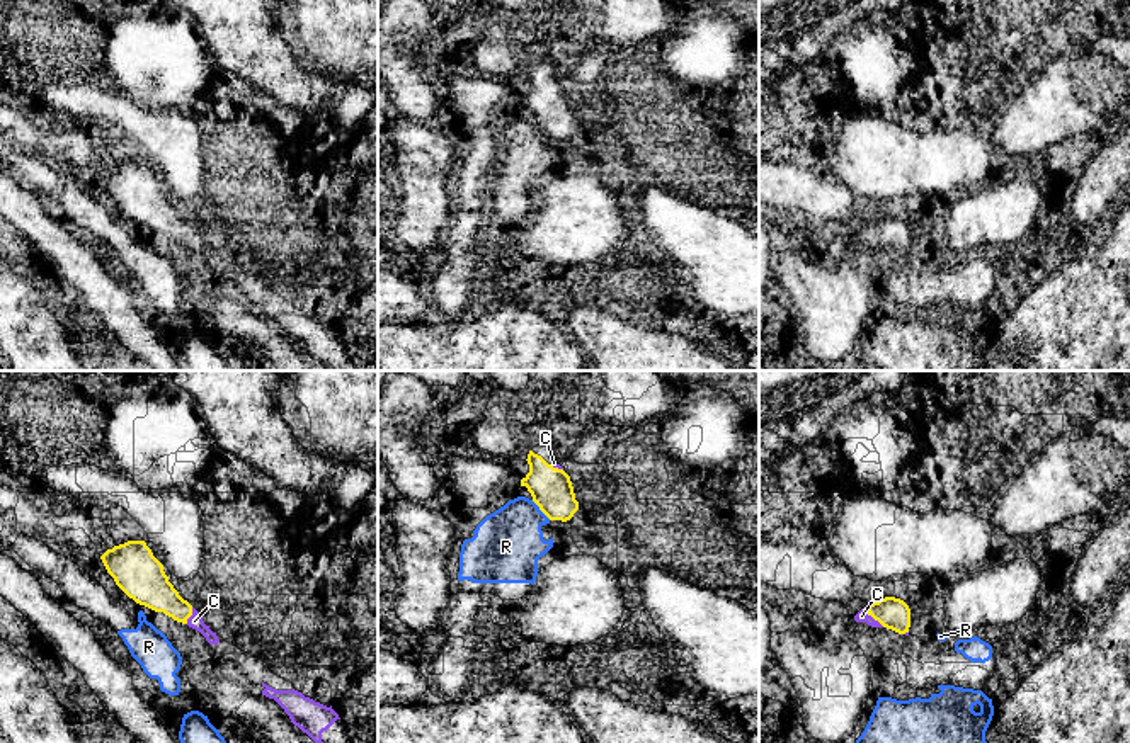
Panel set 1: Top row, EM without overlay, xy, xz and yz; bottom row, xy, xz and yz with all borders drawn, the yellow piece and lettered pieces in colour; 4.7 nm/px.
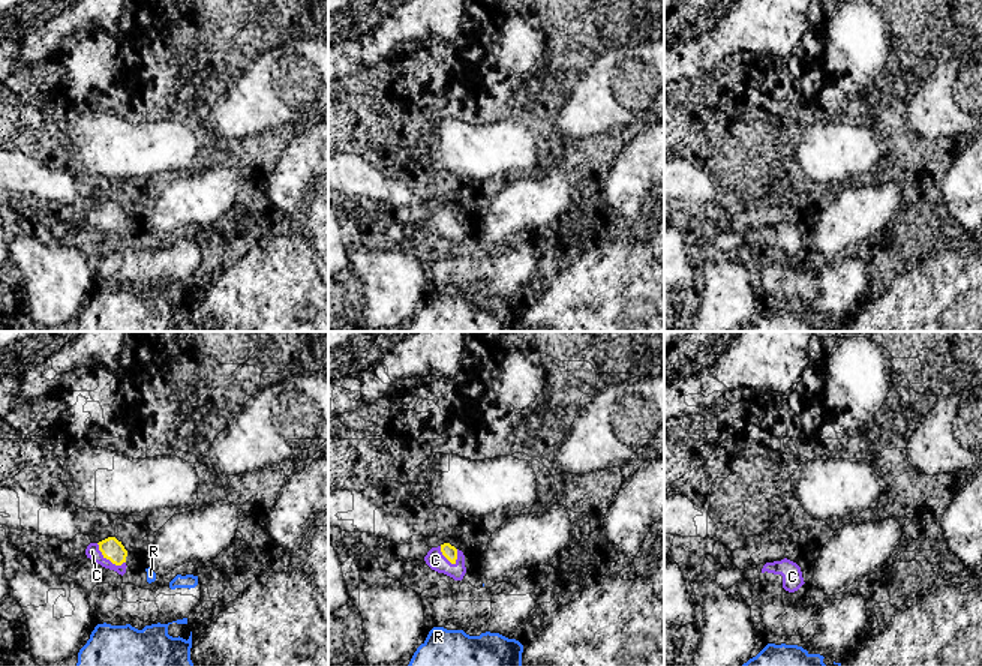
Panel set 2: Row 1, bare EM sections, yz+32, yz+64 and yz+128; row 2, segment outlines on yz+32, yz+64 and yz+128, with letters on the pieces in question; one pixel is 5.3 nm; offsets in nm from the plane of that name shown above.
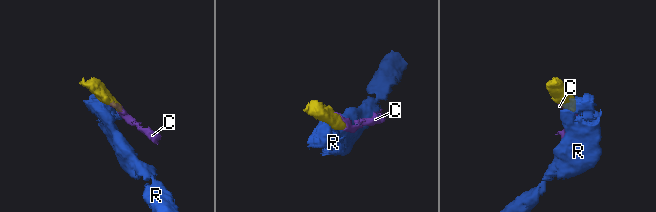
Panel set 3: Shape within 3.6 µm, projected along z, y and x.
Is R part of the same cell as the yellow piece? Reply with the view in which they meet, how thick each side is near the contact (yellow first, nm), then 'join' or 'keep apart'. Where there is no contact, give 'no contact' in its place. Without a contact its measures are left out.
xz | 200/320 nm | keep apart

